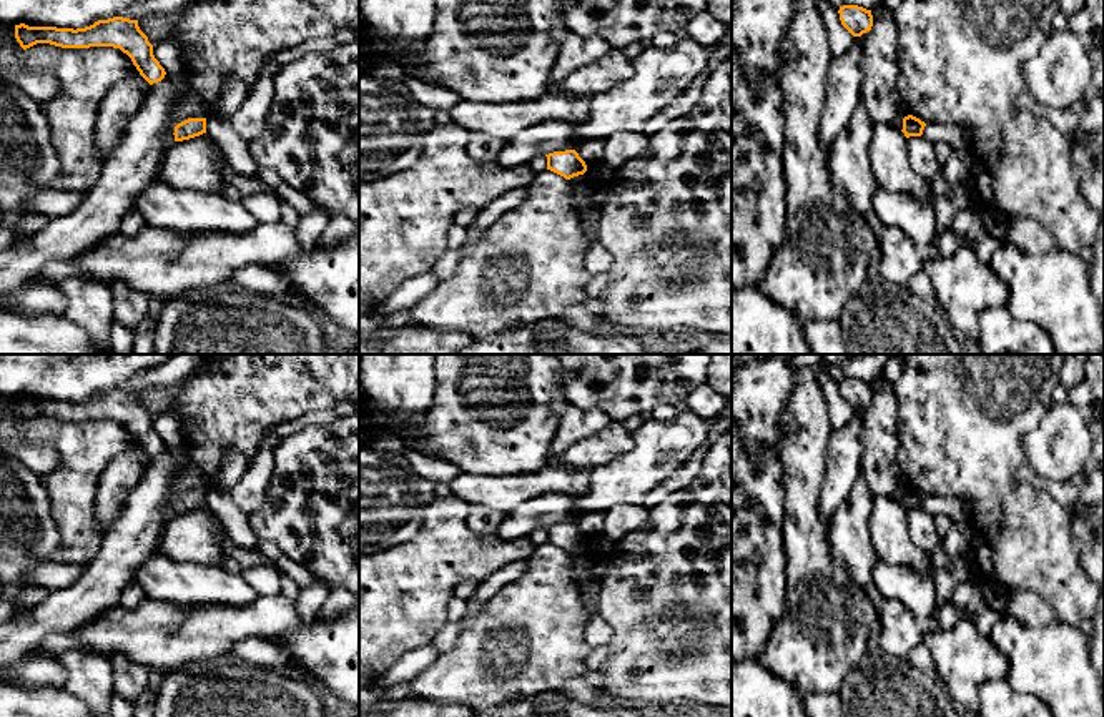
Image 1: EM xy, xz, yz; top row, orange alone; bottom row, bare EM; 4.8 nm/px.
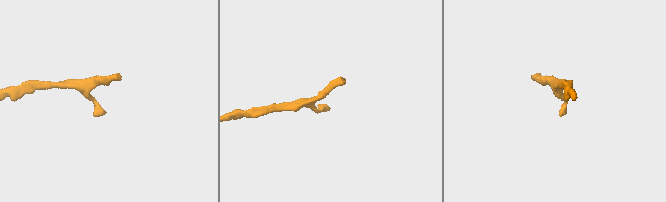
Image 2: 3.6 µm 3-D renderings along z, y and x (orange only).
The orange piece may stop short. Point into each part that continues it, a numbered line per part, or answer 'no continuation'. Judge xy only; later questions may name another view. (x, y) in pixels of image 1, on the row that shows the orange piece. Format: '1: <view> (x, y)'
no continuation

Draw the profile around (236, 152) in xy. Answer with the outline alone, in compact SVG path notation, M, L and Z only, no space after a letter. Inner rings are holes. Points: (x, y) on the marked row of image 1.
M231 115L206 116L206 133L218 143L234 173L256 175L259 166L249 153L249 145L233 130Z

